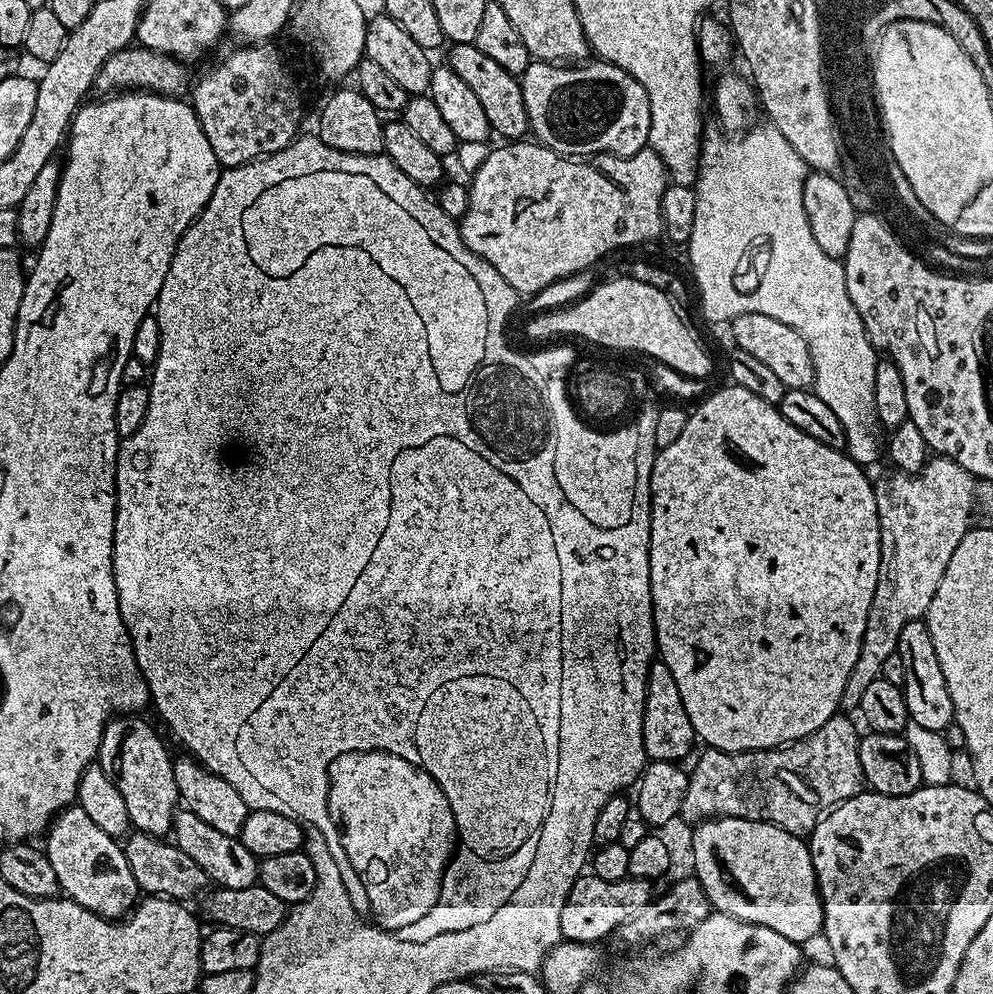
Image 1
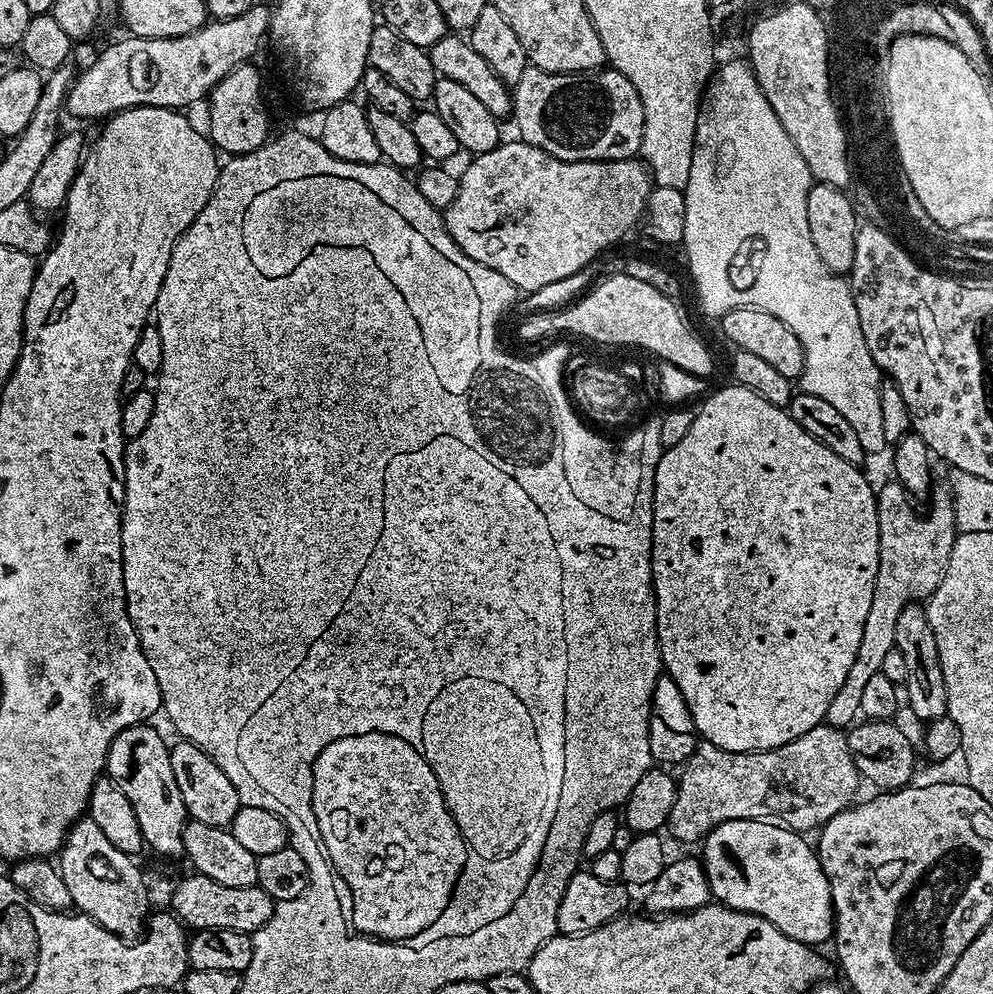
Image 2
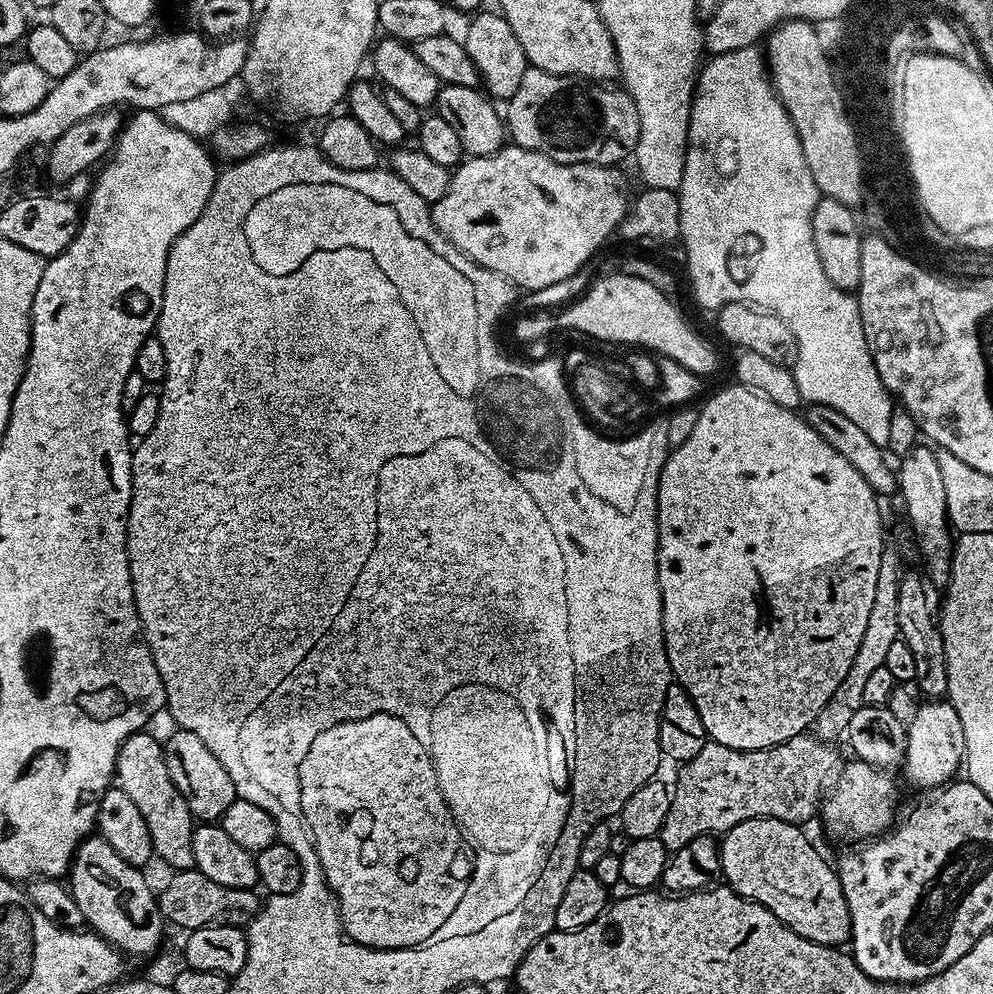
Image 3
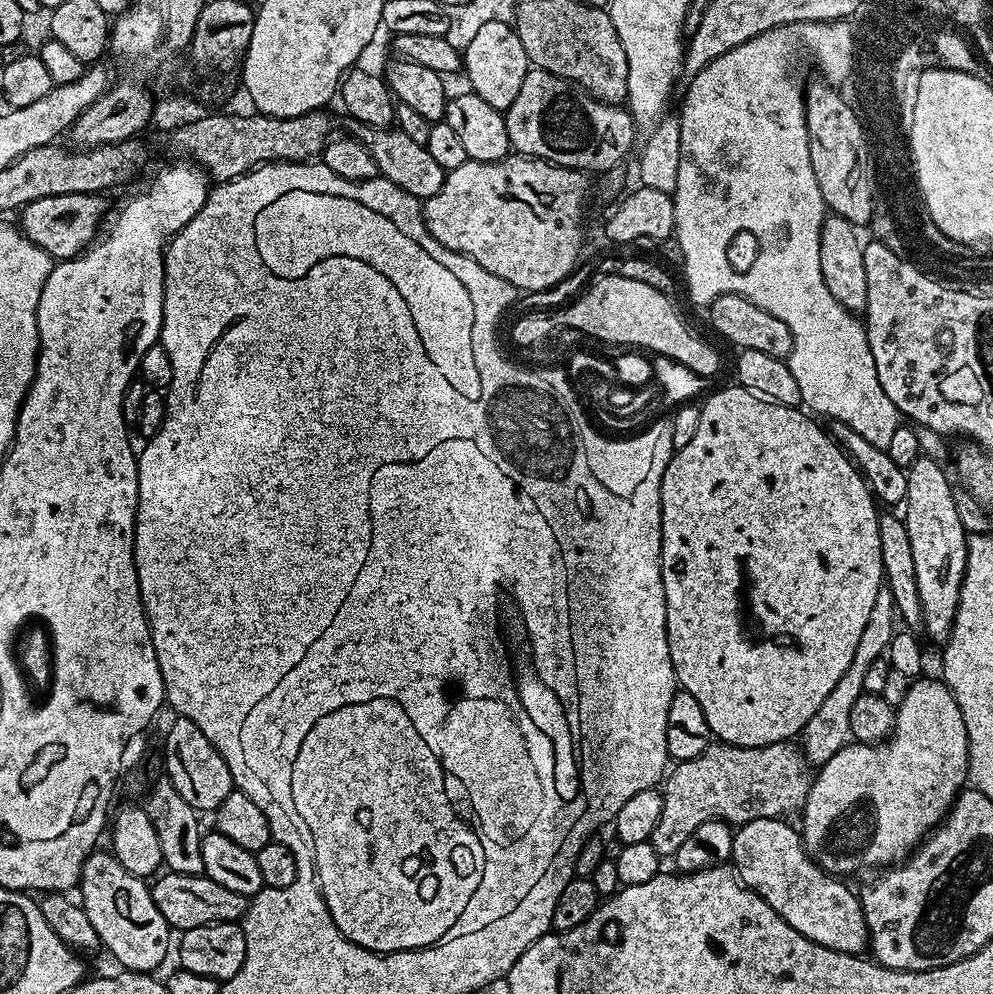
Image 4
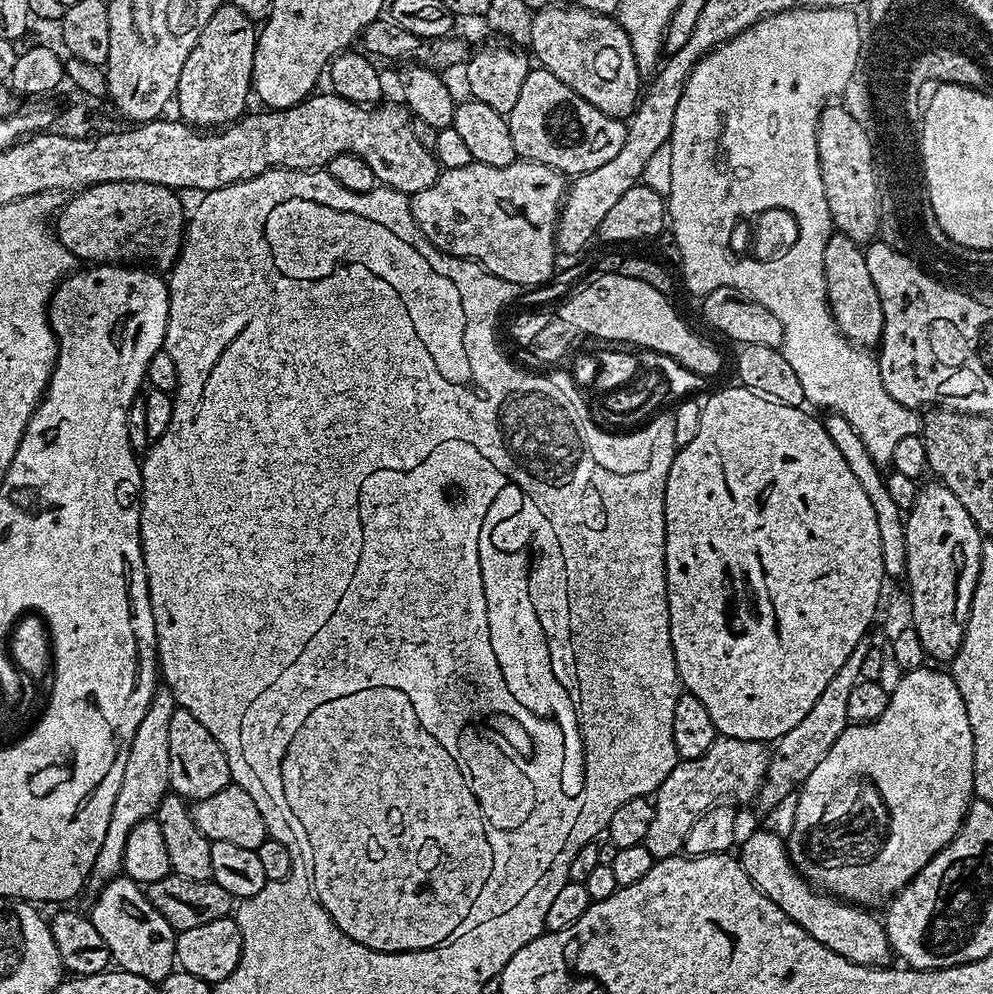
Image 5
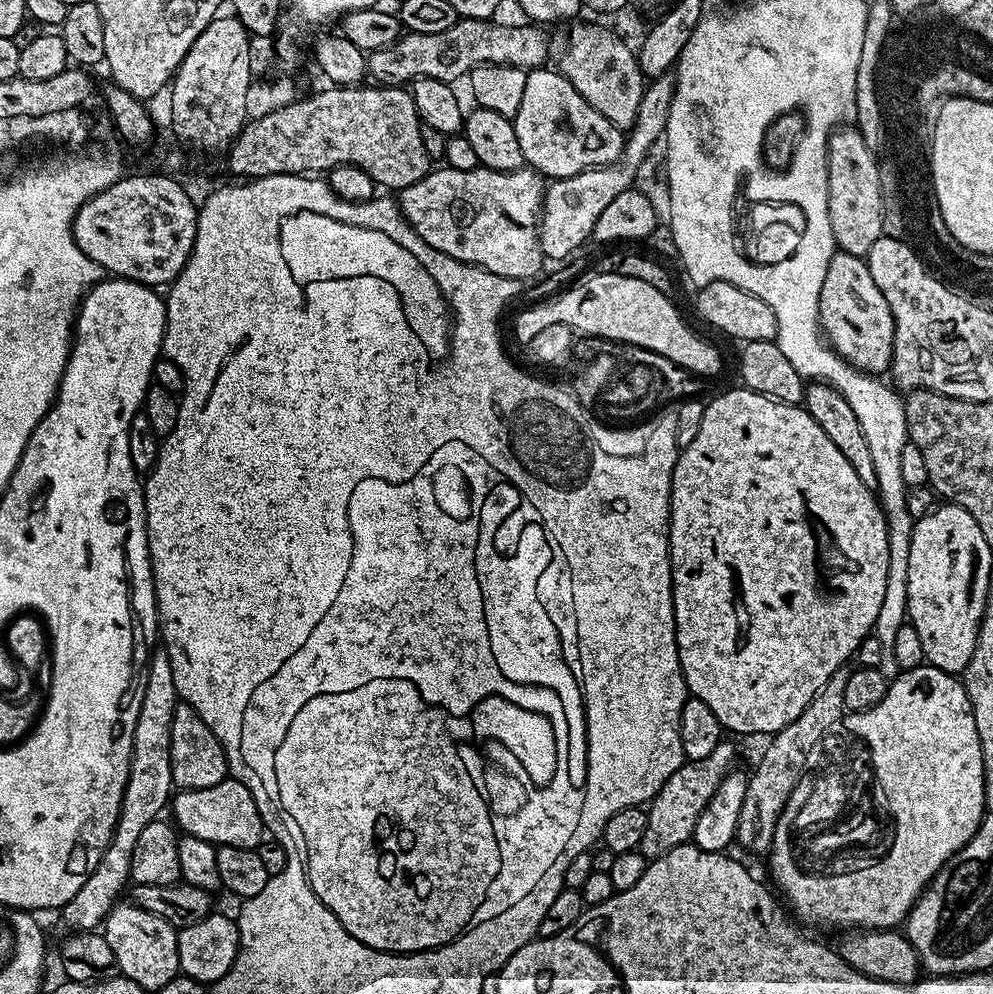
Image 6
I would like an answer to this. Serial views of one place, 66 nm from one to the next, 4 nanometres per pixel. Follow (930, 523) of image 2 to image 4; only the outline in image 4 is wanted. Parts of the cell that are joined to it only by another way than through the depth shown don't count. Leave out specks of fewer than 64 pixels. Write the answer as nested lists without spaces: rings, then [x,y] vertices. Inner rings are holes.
[[[881,586],[878,590],[878,598],[874,602],[874,610],[870,610],[870,619],[866,621],[866,630],[862,630],[862,638],[858,638],[858,650],[854,650],[854,658],[850,662],[846,674],[842,674],[842,678],[838,678],[834,690],[830,690],[830,694],[826,694],[826,702],[822,702],[822,706],[818,706],[818,710],[814,714],[814,718],[810,718],[810,722],[806,722],[802,733],[802,741],[804,740],[802,751],[808,757],[809,765],[819,766],[826,763],[830,758],[834,758],[834,754],[838,754],[838,750],[842,750],[845,744],[849,743],[852,736],[850,709],[853,708],[854,702],[858,702],[858,698],[865,693],[863,683],[866,670],[875,659],[883,657],[887,653],[888,644],[897,627],[895,624],[898,624],[896,604],[892,601],[892,595],[887,586]]]

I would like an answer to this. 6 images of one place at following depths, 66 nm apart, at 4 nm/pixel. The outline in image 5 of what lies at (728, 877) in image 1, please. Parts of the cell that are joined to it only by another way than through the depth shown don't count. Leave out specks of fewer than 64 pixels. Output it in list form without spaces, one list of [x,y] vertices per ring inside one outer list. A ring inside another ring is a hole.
[[[752,832],[742,844],[743,840],[739,845],[738,859],[754,886],[758,886],[758,890],[762,890],[762,894],[766,894],[766,898],[778,905],[791,920],[798,922],[810,938],[822,942],[822,946],[834,950],[834,954],[842,954],[842,958],[855,964],[882,968],[893,963],[894,953],[881,917],[871,916],[867,907],[833,898],[813,887],[793,868],[788,844],[781,833],[779,836],[776,832]]]

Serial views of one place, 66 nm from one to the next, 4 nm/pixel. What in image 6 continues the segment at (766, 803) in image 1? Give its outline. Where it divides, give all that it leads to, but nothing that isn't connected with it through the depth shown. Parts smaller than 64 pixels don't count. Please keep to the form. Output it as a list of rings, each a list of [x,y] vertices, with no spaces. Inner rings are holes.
[[[721,742],[706,754],[706,758],[697,760],[685,759],[683,766],[674,770],[670,778],[658,790],[658,794],[652,797],[647,805],[646,811],[646,834],[642,834],[639,852],[647,856],[649,861],[656,860],[662,854],[674,850],[679,844],[689,843],[692,839],[692,831],[698,822],[698,814],[714,798],[714,790],[722,782],[722,778],[727,772],[732,771],[736,748],[728,742]]]

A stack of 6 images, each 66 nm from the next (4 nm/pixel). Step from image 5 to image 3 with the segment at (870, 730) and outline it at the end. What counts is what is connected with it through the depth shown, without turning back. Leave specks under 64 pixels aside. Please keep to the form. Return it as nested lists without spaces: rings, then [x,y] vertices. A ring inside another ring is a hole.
[[[932,698],[921,703],[913,720],[907,723],[906,731],[908,741],[902,769],[910,783],[924,788],[920,790],[931,790],[949,783],[957,775],[955,772],[961,771],[964,758],[962,722],[958,718],[958,710],[954,710],[947,699]],[[855,758],[849,759],[849,761],[845,768],[843,765],[839,769],[838,775],[823,801],[822,816],[824,812],[826,832],[841,832],[841,834],[853,832],[854,841],[864,842],[864,832],[869,832],[875,838],[884,835],[893,827],[894,817],[897,815],[896,784],[887,776],[884,768],[876,768],[864,760]]]

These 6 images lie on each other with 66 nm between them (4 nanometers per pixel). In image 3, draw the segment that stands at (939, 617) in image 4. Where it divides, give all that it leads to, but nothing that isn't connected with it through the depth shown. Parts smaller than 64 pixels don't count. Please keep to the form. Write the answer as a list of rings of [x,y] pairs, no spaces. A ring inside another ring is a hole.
[[[917,446],[911,448],[905,456],[899,457],[898,467],[895,469],[896,486],[899,495],[901,497],[904,495],[904,508],[908,511],[912,532],[916,535],[917,542],[920,543],[924,564],[928,567],[929,577],[927,576],[927,579],[929,581],[932,579],[934,583],[944,586],[947,585],[952,570],[954,536],[950,531],[945,487],[942,486],[941,475],[938,474],[936,453],[931,447],[928,448]]]

